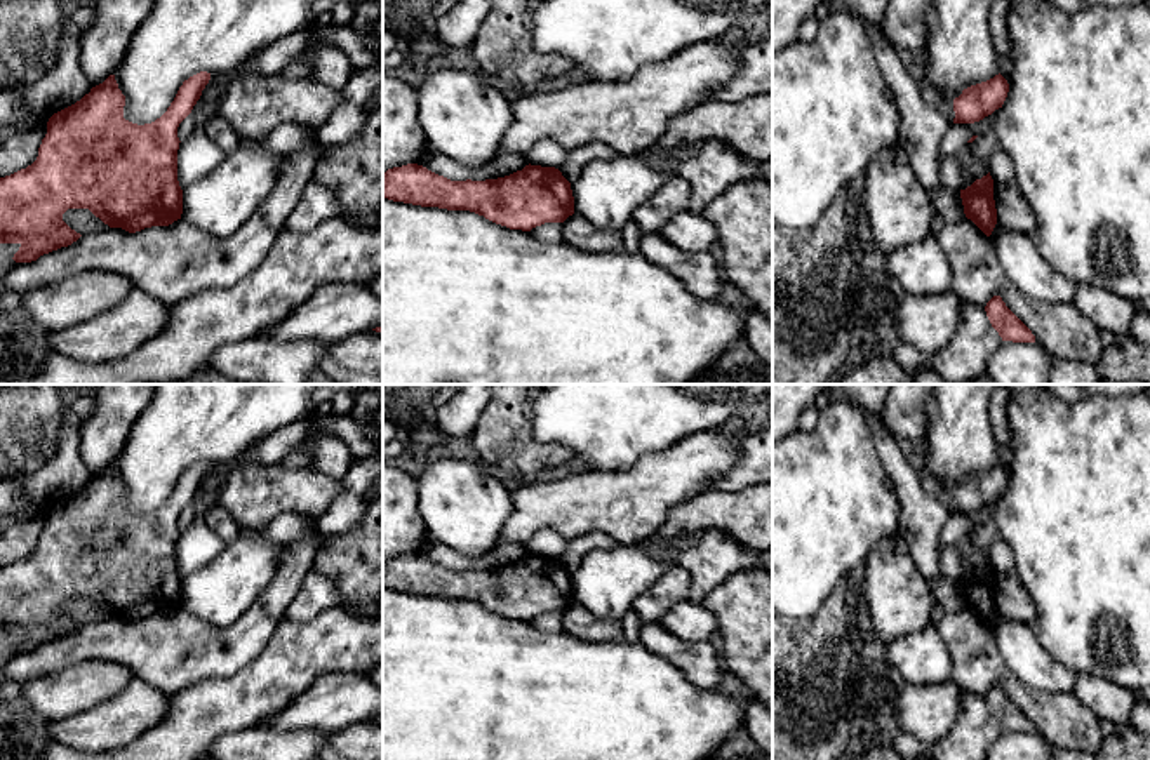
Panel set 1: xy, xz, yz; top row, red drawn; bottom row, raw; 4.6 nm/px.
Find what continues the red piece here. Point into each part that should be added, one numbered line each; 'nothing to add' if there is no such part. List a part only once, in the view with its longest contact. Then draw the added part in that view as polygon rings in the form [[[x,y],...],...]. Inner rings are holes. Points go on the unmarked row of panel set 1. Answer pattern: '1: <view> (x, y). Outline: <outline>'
nothing to add

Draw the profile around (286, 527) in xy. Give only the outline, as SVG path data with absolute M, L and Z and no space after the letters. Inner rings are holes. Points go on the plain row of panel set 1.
M282 513L275 517L263 530L263 537L275 544L287 544L311 534L311 522L308 517L298 513Z

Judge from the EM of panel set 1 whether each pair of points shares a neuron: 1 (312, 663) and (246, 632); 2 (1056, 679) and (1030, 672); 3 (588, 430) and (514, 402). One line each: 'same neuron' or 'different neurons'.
1: different neurons
2: same neuron
3: different neurons

